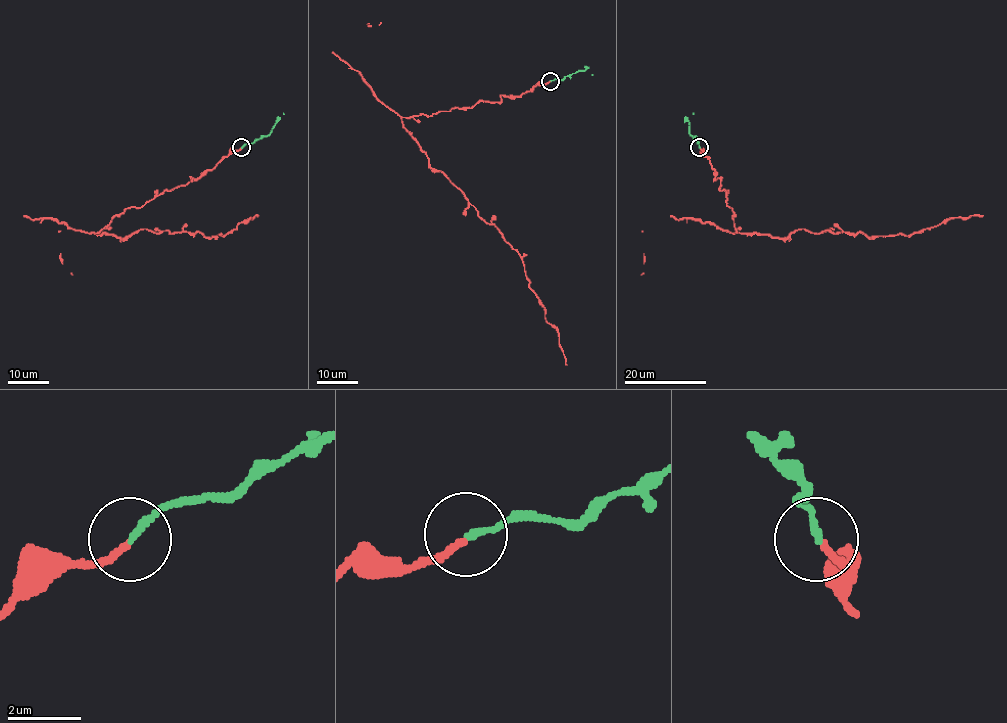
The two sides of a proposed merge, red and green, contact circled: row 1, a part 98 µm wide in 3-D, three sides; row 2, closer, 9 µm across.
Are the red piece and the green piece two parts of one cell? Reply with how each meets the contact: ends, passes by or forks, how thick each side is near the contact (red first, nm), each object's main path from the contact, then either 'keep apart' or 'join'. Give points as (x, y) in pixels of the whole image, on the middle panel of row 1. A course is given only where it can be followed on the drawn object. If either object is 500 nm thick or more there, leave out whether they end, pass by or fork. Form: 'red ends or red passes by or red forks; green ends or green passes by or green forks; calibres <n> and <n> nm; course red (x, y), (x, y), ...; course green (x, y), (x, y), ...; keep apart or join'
red ends; green ends; calibres 180 and 180 nm; course red (550, 81), (520, 96), (502, 95), (500, 102), (401, 118), (428, 165), (518, 253), (567, 365); course green (550, 80), (562, 79), (589, 68), (593, 75); join

